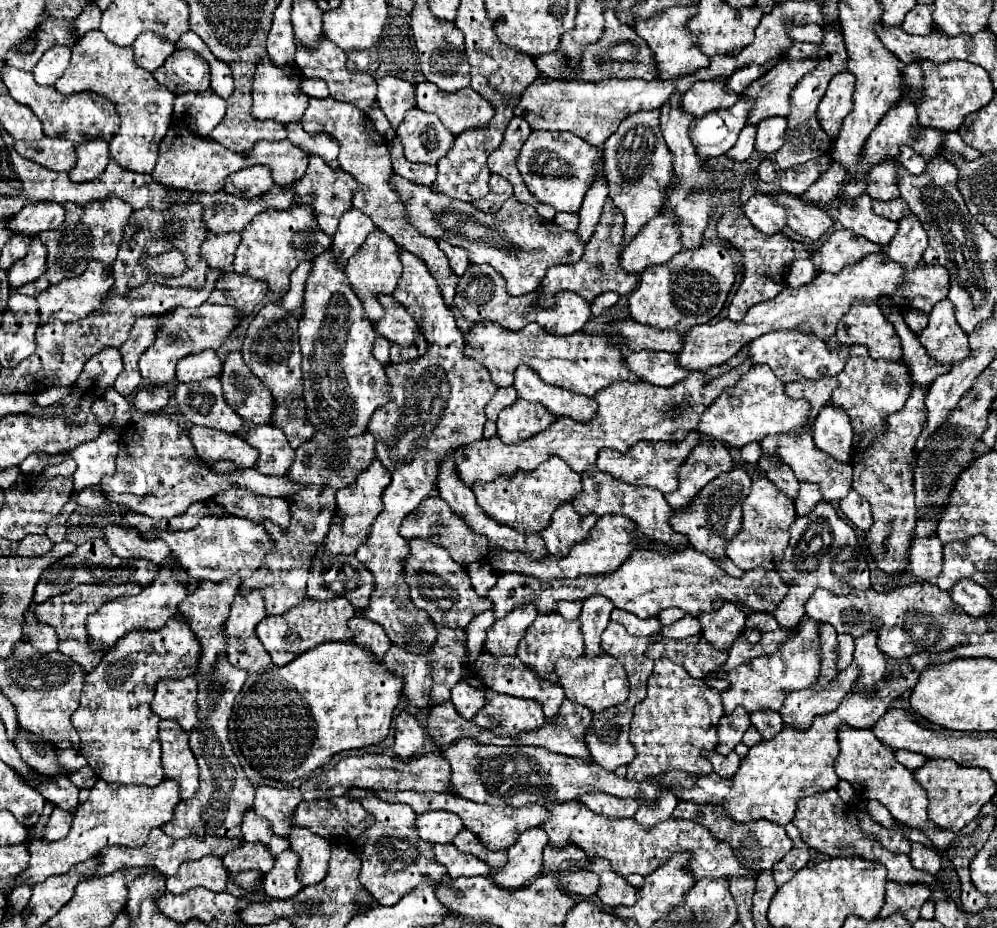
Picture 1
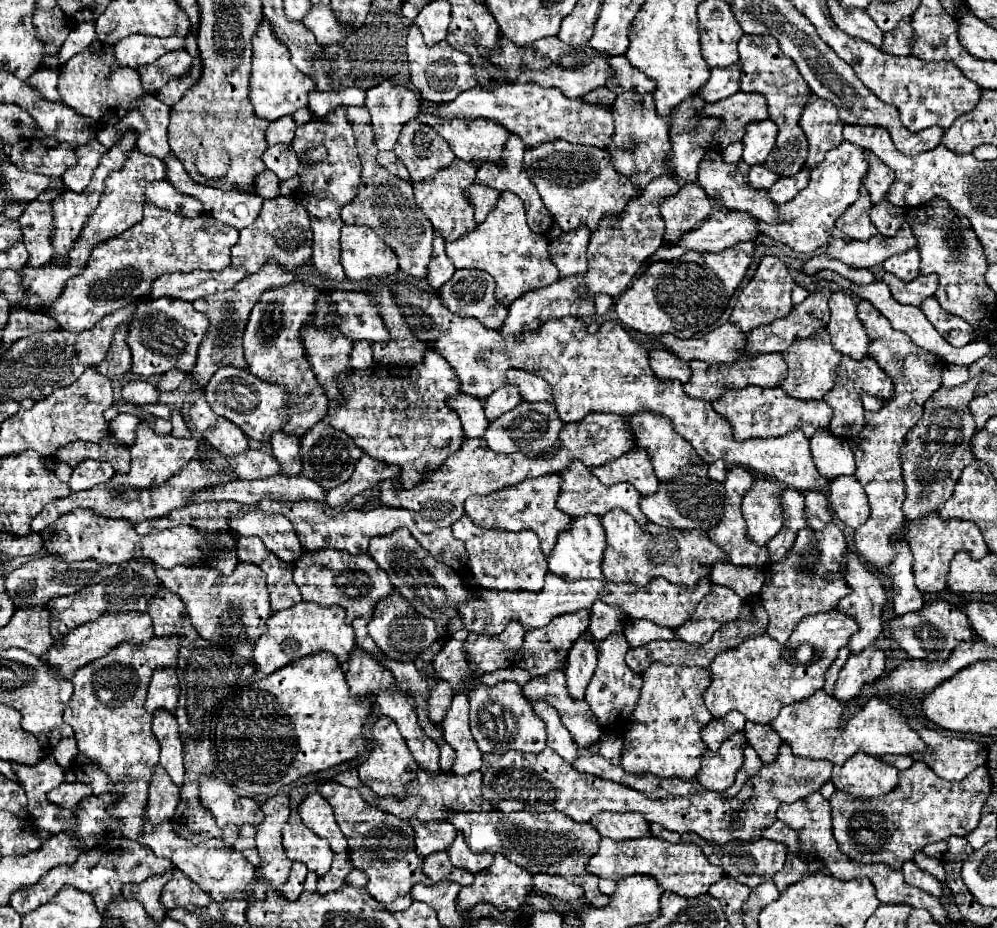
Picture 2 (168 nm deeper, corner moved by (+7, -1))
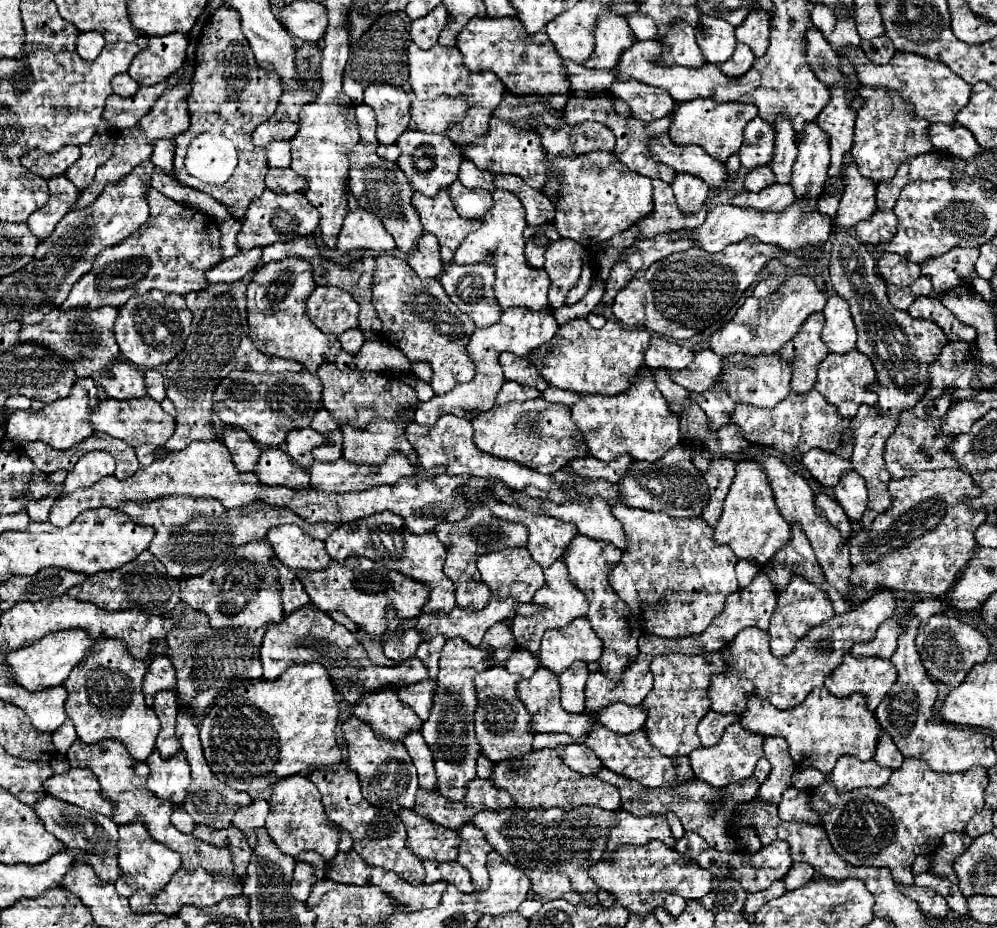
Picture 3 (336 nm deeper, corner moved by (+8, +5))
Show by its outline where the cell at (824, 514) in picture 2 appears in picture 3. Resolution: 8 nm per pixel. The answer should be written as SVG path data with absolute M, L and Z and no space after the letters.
M816 495L816 505L822 509L822 513L828 517L828 521L840 531L840 535L848 539L852 527L850 527L850 521L848 521L844 509L828 495Z

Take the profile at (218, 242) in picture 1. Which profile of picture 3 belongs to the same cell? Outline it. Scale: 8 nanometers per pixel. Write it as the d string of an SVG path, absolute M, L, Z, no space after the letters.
M153 188L148 189L146 200L150 208L148 223L144 223L132 237L124 239L112 249L104 249L96 257L90 273L86 273L70 291L60 307L62 311L74 307L98 309L104 305L120 307L130 297L144 295L152 289L164 293L188 295L208 287L206 271L220 263L220 231L212 217L198 209L184 207Z

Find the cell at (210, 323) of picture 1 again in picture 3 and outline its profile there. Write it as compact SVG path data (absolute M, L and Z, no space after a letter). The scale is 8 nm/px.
M148 291L140 297L128 299L118 309L114 335L120 351L130 363L142 369L154 369L158 365L166 365L166 361L176 357L180 349L184 349L190 323L192 323L192 313L188 311L184 297L168 295L160 291Z

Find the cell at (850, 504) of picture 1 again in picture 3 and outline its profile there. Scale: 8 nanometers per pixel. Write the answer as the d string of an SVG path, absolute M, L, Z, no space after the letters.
M844 471L840 475L840 483L834 487L834 499L842 505L850 521L860 523L868 505L868 491L864 479L856 471Z

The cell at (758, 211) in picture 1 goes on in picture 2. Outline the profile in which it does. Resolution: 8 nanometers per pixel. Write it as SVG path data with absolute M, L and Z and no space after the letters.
M715 211L709 219L705 219L697 229L689 231L681 243L673 243L673 247L659 247L651 261L659 259L675 259L685 251L709 251L717 253L725 247L731 247L739 241L753 241L759 235L759 219L745 211Z

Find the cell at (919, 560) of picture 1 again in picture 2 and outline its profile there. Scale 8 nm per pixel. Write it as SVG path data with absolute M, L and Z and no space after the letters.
M981 373L971 377L967 383L963 385L957 385L953 389L947 389L947 387L941 387L939 391L933 393L933 397L929 399L929 403L925 403L925 413L923 417L917 421L917 427L913 427L913 431L909 433L909 439L907 439L907 447L905 451L901 453L903 455L903 481L907 485L907 499L905 499L905 517L909 523L915 523L919 517L925 517L933 511L939 509L941 503L945 503L949 499L949 495L953 493L953 485L957 483L959 475L961 475L961 469L965 469L969 463L975 461L975 455L973 455L973 445L971 445L971 439L975 435L975 419L973 419L973 413L969 409L969 401L975 397L975 387L981 383Z

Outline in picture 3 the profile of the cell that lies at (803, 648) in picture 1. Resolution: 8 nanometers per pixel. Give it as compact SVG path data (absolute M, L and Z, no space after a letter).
M882 589L874 593L870 599L866 599L860 607L850 609L846 615L836 615L824 625L818 625L796 645L796 653L790 653L788 657L772 657L768 649L768 633L756 627L748 627L736 635L732 643L728 643L726 649L722 649L724 659L728 661L728 671L722 675L712 677L710 685L710 701L712 709L718 713L742 713L744 703L750 695L768 699L776 709L792 709L804 701L804 697L814 689L822 687L824 679L842 663L844 655L852 649L856 643L866 643L880 623L884 623L888 617L892 617L896 609L896 599L890 591Z

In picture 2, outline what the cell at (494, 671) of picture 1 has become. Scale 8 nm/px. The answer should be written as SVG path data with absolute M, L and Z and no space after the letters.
M543 699L537 701L529 701L535 715L543 719L543 723L547 725L547 745L557 751L567 763L573 763L577 757L577 743L573 743L567 727L561 723L559 713Z

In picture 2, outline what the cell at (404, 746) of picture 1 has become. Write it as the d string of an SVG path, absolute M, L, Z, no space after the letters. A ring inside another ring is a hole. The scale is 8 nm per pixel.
M379 717L373 725L373 751L369 757L359 765L359 777L375 791L375 795L397 795L403 797L403 785L415 775L417 763L407 749L405 739L401 737L397 725L389 717ZM411 771L411 773L409 773Z

